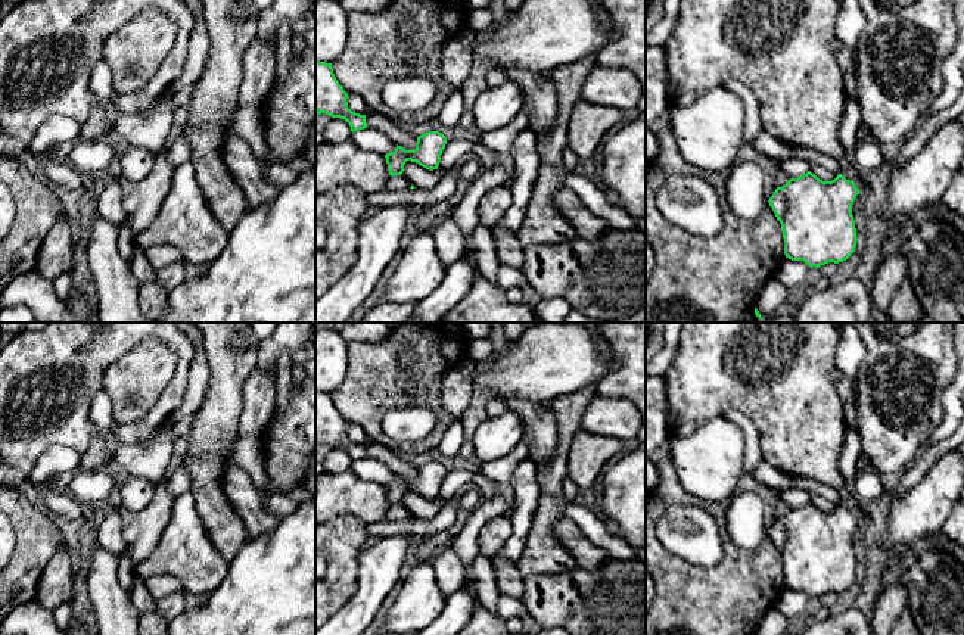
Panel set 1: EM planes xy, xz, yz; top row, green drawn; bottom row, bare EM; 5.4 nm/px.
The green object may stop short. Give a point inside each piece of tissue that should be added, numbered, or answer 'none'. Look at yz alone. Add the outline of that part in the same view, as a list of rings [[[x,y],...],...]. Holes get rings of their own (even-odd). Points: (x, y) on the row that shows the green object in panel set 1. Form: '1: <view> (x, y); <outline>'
1: yz (861, 181); [[[862,172],[856,177],[856,180],[853,183],[859,189],[859,192],[870,187],[868,177],[867,177],[867,174],[862,174]]]

